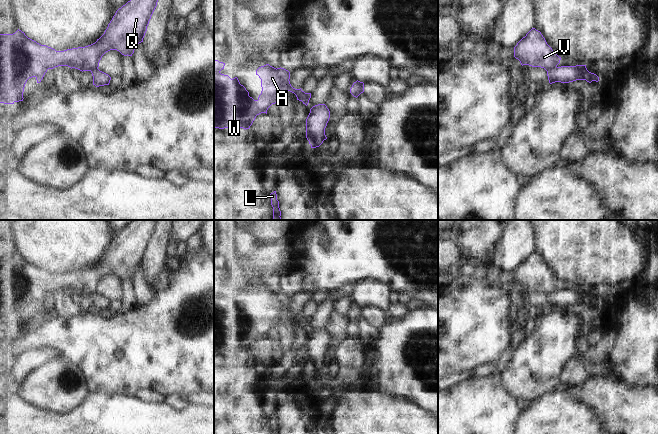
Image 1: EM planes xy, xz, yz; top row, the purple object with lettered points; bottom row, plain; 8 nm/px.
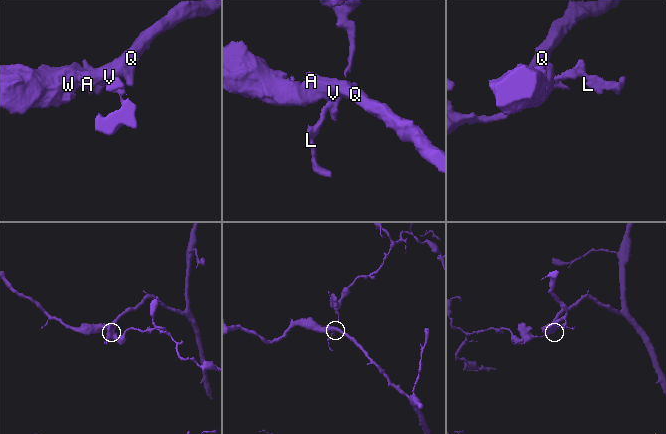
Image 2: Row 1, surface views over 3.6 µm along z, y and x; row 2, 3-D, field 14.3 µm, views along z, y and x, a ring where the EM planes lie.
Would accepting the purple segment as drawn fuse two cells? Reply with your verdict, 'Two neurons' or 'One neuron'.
Two neurons.

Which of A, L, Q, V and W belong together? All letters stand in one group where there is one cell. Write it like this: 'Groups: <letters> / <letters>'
Groups: A Q V W / L.

